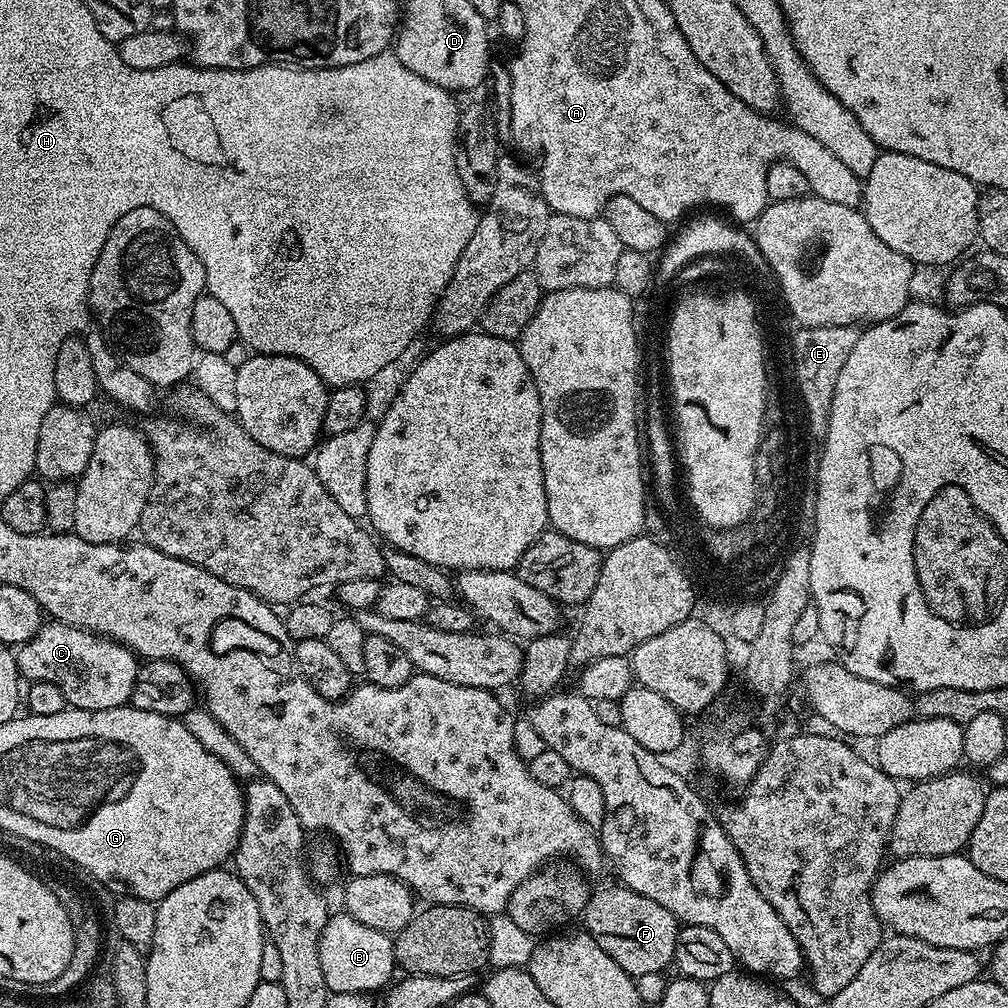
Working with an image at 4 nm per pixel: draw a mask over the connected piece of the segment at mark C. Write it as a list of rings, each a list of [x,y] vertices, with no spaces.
[[[59,622],[41,623],[38,634],[15,649],[16,665],[25,681],[54,682],[69,705],[82,710],[125,707],[132,699],[138,657],[125,644],[97,636],[85,628]]]

